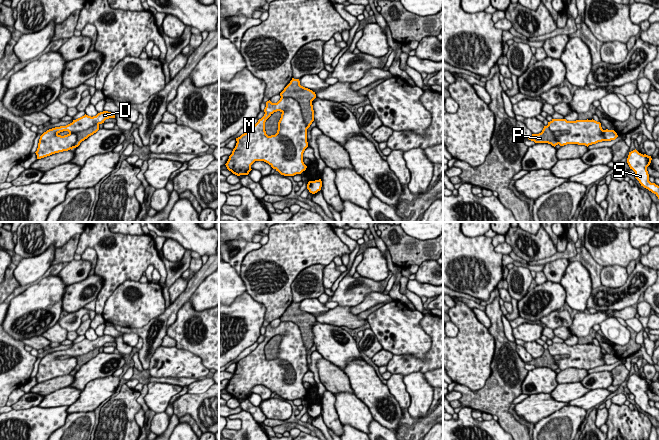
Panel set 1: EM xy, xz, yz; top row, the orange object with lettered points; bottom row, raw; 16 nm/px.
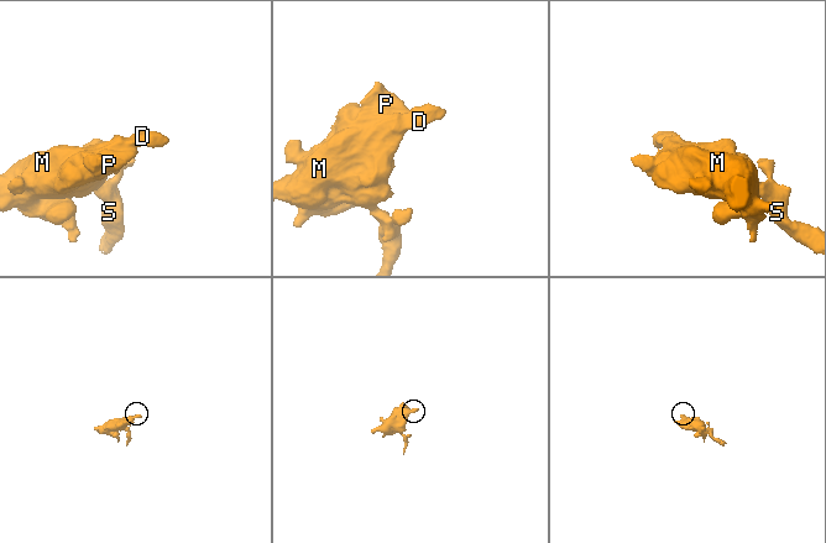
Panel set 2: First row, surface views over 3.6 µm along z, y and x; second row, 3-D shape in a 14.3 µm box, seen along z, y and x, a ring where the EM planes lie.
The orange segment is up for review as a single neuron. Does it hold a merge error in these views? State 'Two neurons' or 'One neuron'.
Two neurons

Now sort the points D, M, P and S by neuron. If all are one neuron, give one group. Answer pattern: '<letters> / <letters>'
D M S / P

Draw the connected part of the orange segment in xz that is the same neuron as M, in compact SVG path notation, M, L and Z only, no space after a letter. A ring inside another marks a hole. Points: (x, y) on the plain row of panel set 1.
M281 321L277 327L270 324L266 326L264 340L246 357L236 362L236 370L225 388L233 398L248 399L255 385L264 385L284 400L301 398L307 390L303 386L303 377L308 371L307 349L301 337L299 327L291 321ZM280 335L281 342L275 359L268 360L265 355L266 344L274 337Z

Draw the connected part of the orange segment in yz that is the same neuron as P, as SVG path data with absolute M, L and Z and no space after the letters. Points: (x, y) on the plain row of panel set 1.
M544 350L543 354L539 358L532 358L530 362L528 362L531 365L534 365L535 367L548 367L552 370L558 369L558 366L556 362L561 359L568 358L569 355L555 355L551 356L549 354L548 350Z

